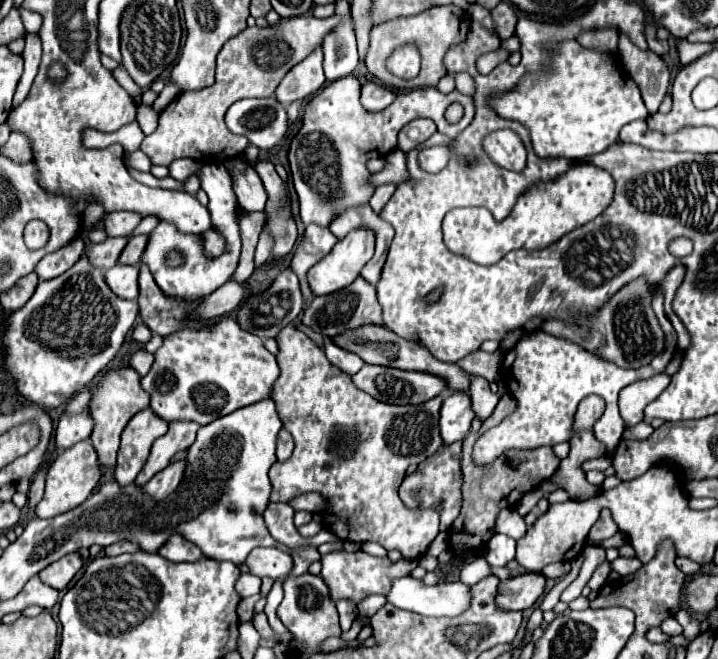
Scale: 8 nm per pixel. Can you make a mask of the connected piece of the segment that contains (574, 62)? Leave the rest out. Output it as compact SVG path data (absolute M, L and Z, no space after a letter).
M574 40L556 44L552 54L552 74L526 76L516 90L490 100L498 116L518 120L530 130L532 146L538 156L586 160L616 142L624 124L648 118L636 84L626 76L616 58L586 50Z

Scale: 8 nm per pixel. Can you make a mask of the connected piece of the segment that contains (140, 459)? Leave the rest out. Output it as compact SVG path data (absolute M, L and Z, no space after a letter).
M146 408L138 412L122 432L122 442L118 450L118 462L114 468L114 480L120 486L128 486L136 480L144 462L148 460L152 442L168 432L168 422L158 420L158 416Z

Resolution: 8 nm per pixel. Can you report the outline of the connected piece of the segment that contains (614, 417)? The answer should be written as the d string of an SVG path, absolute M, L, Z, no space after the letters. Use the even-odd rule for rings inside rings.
M654 294L652 308L662 324L662 330L666 332L666 350L656 356L648 366L638 369L620 368L608 360L602 360L600 356L584 350L580 344L558 338L546 332L532 332L524 334L515 346L504 356L506 362L513 359L512 376L506 380L512 396L516 398L516 410L508 414L498 426L486 430L474 444L472 450L472 462L476 466L486 466L492 464L496 458L500 458L506 450L518 448L518 450L530 450L530 448L540 448L541 446L554 446L560 442L568 442L574 434L574 414L582 398L590 394L600 395L606 402L606 410L600 416L600 420L592 426L594 436L608 446L608 452L614 452L616 444L622 439L625 424L619 413L618 395L620 390L636 380L650 378L654 374L660 374L666 370L668 362L672 360L672 354L677 349L677 335L666 318L664 306L662 306L662 294ZM624 374L620 380L617 376Z

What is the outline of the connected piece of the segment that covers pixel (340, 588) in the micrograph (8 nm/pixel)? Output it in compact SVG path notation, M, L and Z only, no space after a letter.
M362 550L358 552L332 552L322 556L322 580L326 582L328 590L330 590L330 598L332 602L338 600L350 600L354 604L360 604L366 596L370 594L382 594L386 596L386 592L392 588L392 582L404 574L408 574L410 570L414 570L418 566L418 560L406 560L402 558L400 562L392 564L388 558L376 558L370 556Z

